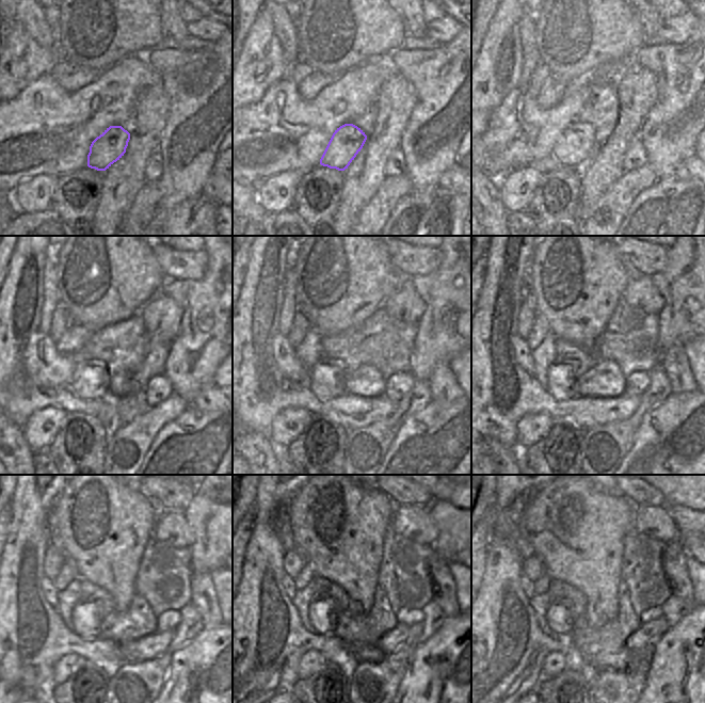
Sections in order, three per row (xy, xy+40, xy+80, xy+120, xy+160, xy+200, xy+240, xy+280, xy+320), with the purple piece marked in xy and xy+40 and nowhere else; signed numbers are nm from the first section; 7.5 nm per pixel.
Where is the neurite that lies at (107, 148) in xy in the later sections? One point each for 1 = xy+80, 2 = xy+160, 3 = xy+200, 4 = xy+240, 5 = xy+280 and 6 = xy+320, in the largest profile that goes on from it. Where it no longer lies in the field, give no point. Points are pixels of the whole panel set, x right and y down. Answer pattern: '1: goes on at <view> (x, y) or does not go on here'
1: goes on at xy+80 (576, 144)
2: goes on at xy+160 (326, 378)
3: goes on at xy+200 (562, 380)
4: goes on at xy+240 (85, 625)
5: goes on at xy+280 (321, 613)
6: goes on at xy+320 (560, 614)

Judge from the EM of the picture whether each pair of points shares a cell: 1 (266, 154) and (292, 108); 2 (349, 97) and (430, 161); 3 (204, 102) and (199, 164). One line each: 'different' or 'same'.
1: same
2: different
3: same

